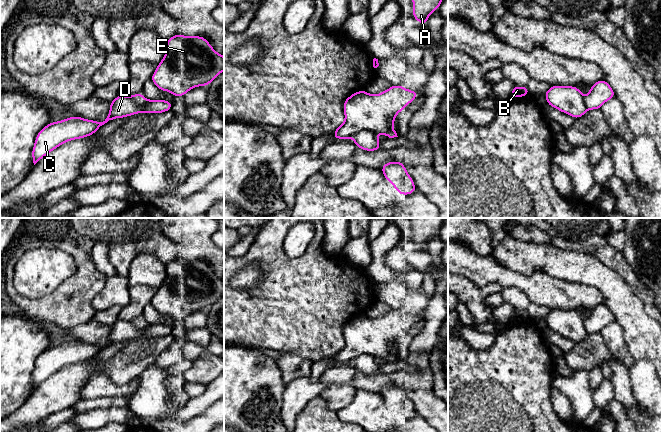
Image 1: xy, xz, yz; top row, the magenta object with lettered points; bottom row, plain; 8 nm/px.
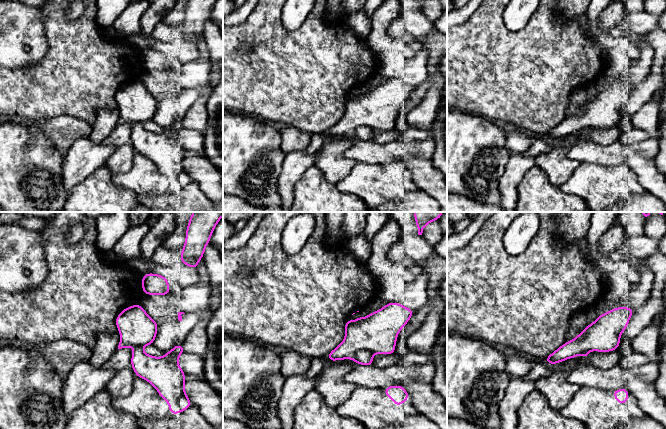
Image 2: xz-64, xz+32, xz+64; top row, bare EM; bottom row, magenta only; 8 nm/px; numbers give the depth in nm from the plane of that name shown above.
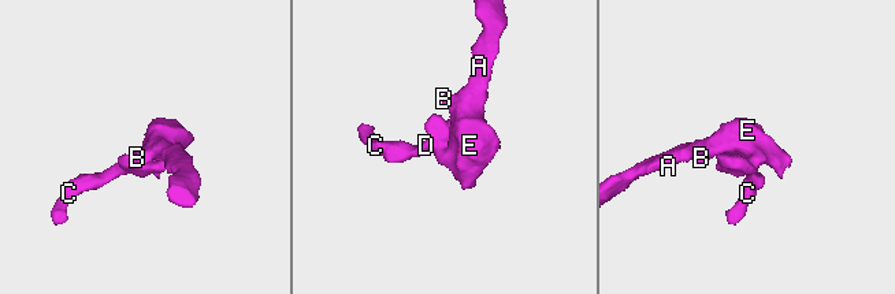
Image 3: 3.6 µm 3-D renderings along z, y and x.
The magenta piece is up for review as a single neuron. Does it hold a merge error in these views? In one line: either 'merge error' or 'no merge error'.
merge error

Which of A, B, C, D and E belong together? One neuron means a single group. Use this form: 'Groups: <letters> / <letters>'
Groups: A B E / C D

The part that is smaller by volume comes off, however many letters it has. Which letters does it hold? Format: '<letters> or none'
C, D

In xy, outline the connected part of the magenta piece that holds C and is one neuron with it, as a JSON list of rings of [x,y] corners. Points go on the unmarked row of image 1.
[[[118,319],[110,326],[110,335],[103,346],[84,343],[78,340],[69,341],[58,346],[50,346],[37,358],[32,373],[34,389],[51,375],[67,365],[93,359],[109,344],[124,342],[137,337],[164,337],[171,334],[172,326],[167,324],[148,324],[139,330],[132,320]]]

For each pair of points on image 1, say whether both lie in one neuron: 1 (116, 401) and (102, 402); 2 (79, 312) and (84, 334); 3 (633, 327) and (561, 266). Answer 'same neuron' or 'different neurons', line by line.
1: same neuron
2: different neurons
3: same neuron

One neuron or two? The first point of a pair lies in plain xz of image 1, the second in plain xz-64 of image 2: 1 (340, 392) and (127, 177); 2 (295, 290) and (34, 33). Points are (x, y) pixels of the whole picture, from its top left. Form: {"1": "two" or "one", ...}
{"1": "two", "2": "two"}

